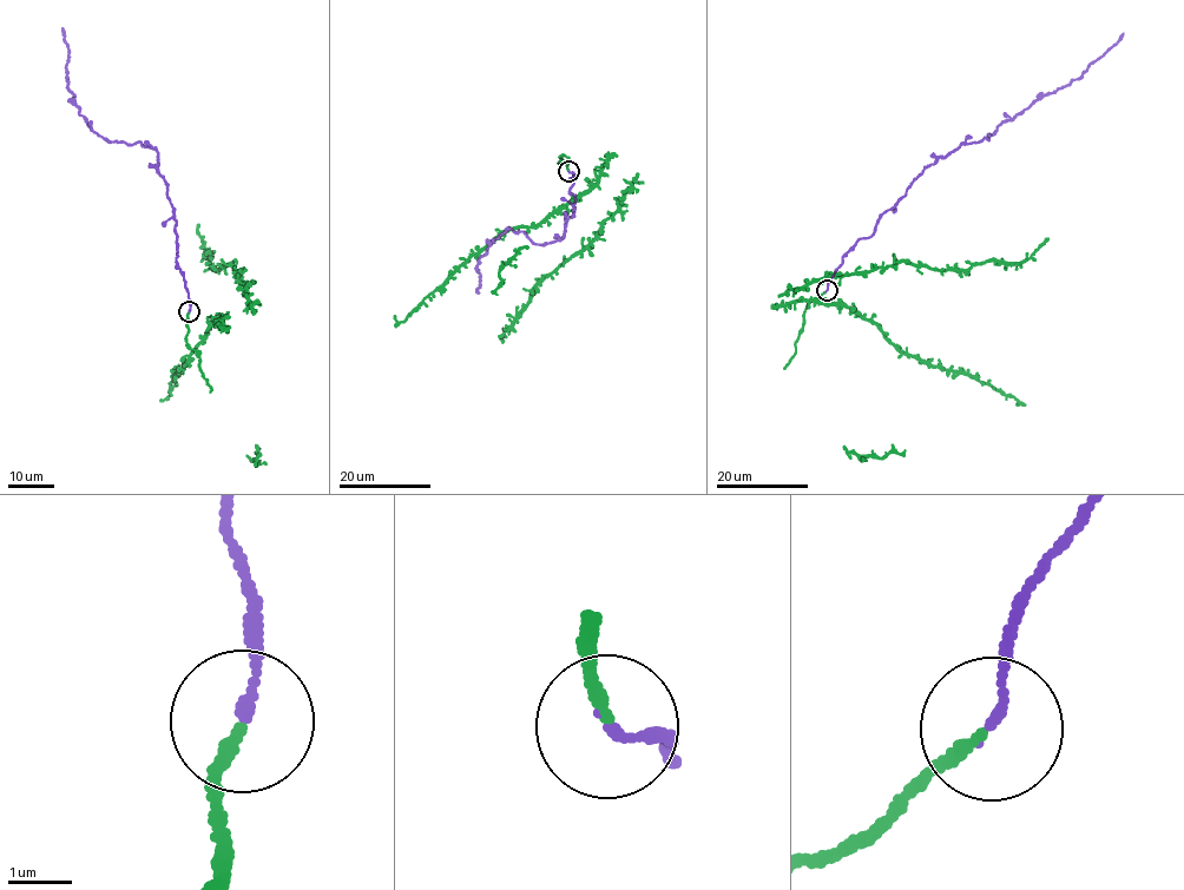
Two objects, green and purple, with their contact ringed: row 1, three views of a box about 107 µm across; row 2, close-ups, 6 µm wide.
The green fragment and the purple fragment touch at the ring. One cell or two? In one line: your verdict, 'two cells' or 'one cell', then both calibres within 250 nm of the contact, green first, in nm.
one cell | 190/130 nm

